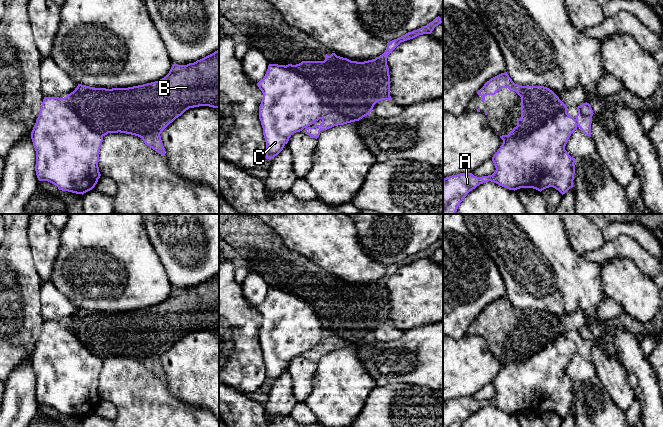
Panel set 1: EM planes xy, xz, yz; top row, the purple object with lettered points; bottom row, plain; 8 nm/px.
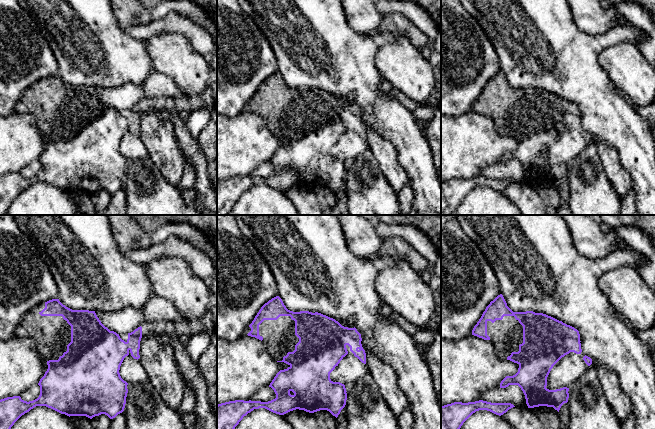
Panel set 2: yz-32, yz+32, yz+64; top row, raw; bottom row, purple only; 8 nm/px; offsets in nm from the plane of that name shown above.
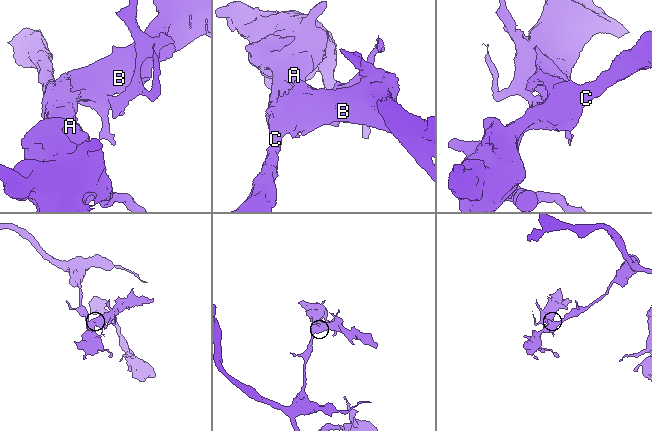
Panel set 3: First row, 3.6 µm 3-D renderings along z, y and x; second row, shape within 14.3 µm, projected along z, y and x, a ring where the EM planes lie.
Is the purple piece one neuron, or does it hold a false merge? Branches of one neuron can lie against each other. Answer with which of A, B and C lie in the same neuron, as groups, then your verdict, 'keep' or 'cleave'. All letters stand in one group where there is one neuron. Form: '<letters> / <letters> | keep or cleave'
A C / B | cleave

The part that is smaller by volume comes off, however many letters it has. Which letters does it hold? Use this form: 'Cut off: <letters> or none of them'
Cut off: B

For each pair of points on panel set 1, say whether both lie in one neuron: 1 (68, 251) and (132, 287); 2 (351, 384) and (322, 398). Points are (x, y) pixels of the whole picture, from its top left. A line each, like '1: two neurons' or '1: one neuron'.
1: one neuron
2: one neuron

